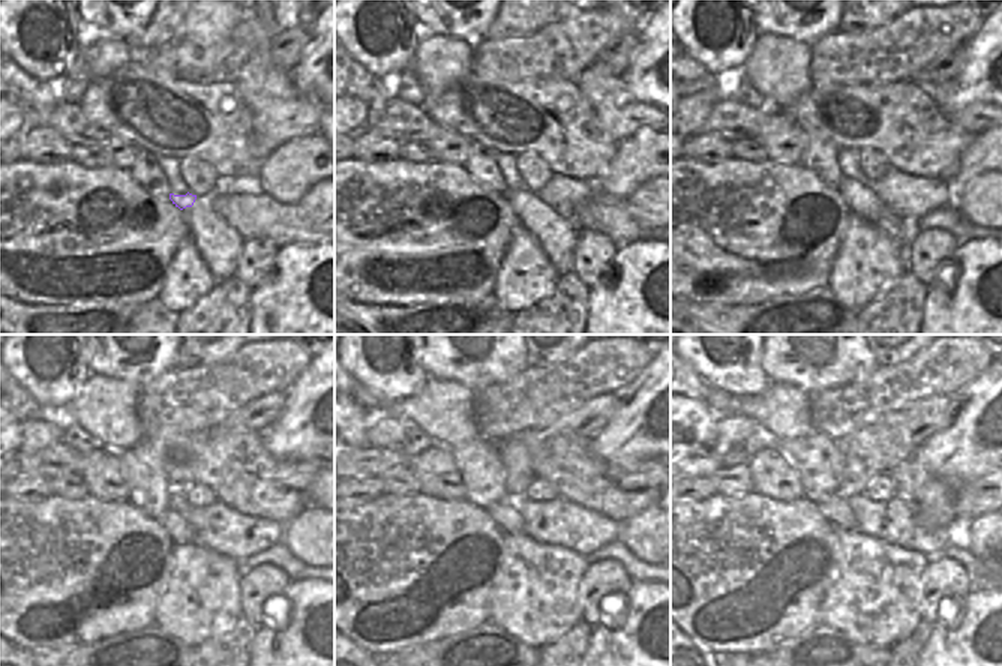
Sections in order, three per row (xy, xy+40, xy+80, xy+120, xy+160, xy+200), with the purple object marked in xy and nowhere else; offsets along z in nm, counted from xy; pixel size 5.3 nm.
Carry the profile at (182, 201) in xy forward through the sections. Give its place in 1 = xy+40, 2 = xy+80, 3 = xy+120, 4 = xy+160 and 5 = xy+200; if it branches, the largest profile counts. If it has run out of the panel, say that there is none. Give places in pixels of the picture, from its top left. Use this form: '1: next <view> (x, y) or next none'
1: next xy+40 (519, 198)
2: next xy+80 (851, 191)
3: next xy+120 (177, 528)
4: next xy+160 (509, 521)
5: next xy+200 (836, 510)

